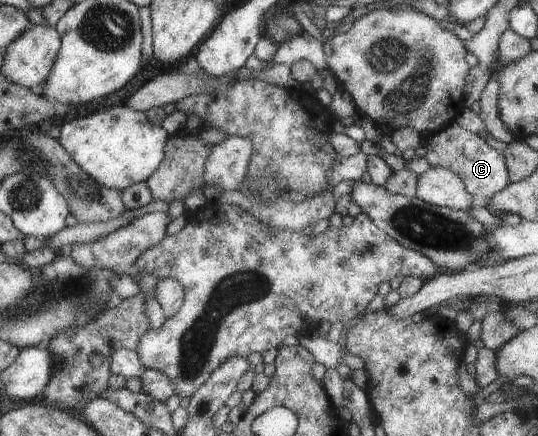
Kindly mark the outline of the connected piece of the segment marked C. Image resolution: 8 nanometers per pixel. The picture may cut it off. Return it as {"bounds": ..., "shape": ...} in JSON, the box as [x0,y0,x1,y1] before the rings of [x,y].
{"bounds":[424,123,510,199],"shape":[[[452,123],[447,128],[439,129],[435,134],[427,135],[424,158],[430,166],[440,166],[453,171],[464,184],[465,190],[474,197],[488,199],[510,183],[508,171],[504,167],[502,153],[494,151],[478,135],[462,129]]]}

